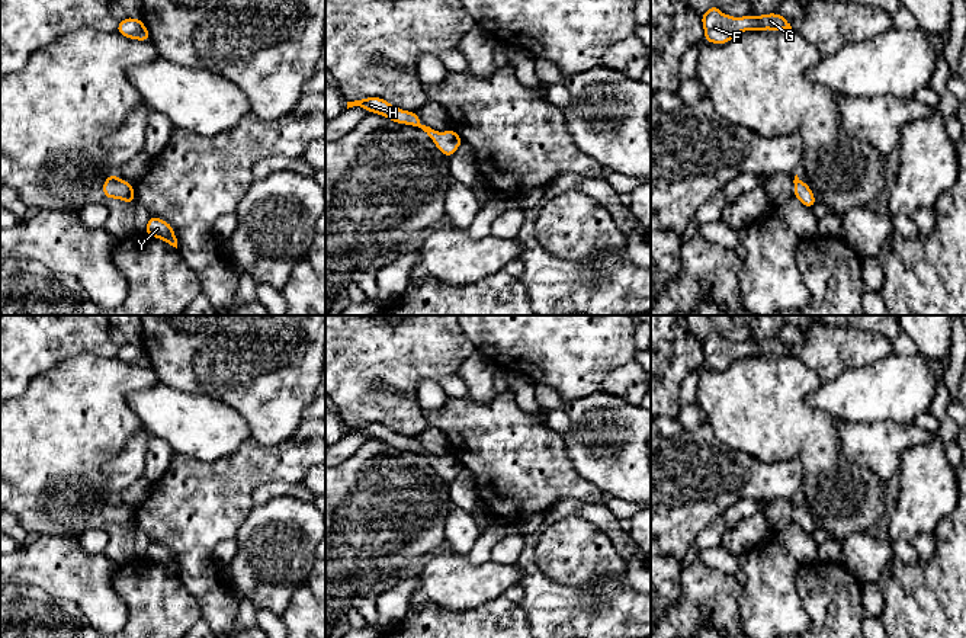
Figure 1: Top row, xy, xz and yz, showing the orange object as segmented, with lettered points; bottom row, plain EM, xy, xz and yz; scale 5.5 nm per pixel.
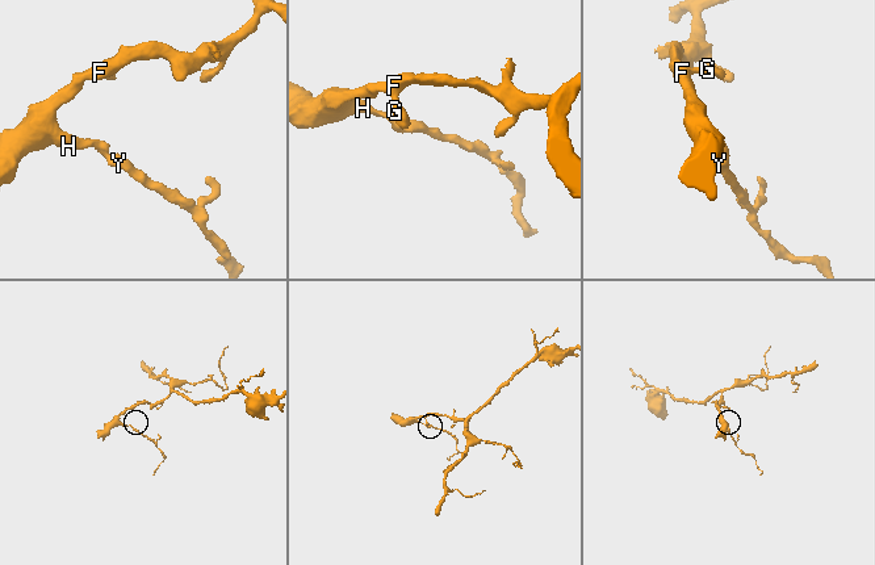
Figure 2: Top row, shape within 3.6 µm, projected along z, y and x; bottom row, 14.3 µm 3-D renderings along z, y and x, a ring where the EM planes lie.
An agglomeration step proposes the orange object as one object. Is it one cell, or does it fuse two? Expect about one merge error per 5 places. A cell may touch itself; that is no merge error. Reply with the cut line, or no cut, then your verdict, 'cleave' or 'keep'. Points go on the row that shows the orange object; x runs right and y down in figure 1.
cut none; keep

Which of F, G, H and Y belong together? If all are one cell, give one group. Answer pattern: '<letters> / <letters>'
F G H Y

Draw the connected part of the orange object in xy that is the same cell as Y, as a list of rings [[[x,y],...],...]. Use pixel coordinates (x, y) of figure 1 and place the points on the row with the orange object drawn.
[[[150,217],[147,227],[145,227],[145,234],[151,235],[151,237],[157,237],[160,240],[164,240],[170,246],[177,249],[176,234],[173,233],[173,228],[167,221],[163,221],[155,217]]]

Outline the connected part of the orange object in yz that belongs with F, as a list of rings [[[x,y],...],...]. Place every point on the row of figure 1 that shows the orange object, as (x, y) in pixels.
[[[716,4],[702,15],[702,23],[705,28],[705,39],[712,44],[726,44],[744,31],[792,29],[787,19],[776,13],[732,17],[723,15]]]

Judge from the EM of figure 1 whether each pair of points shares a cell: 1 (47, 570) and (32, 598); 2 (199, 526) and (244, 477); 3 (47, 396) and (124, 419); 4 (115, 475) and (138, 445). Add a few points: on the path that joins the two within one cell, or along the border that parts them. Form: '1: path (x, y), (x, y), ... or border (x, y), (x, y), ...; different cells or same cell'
1: border (15, 582), (37, 584), (54, 596), (70, 600); different cells
2: path (206, 515), (233, 489); same cell
3: path (66, 414), (70, 419), (105, 419); same cell
4: path (122, 468), (135, 452); same cell

